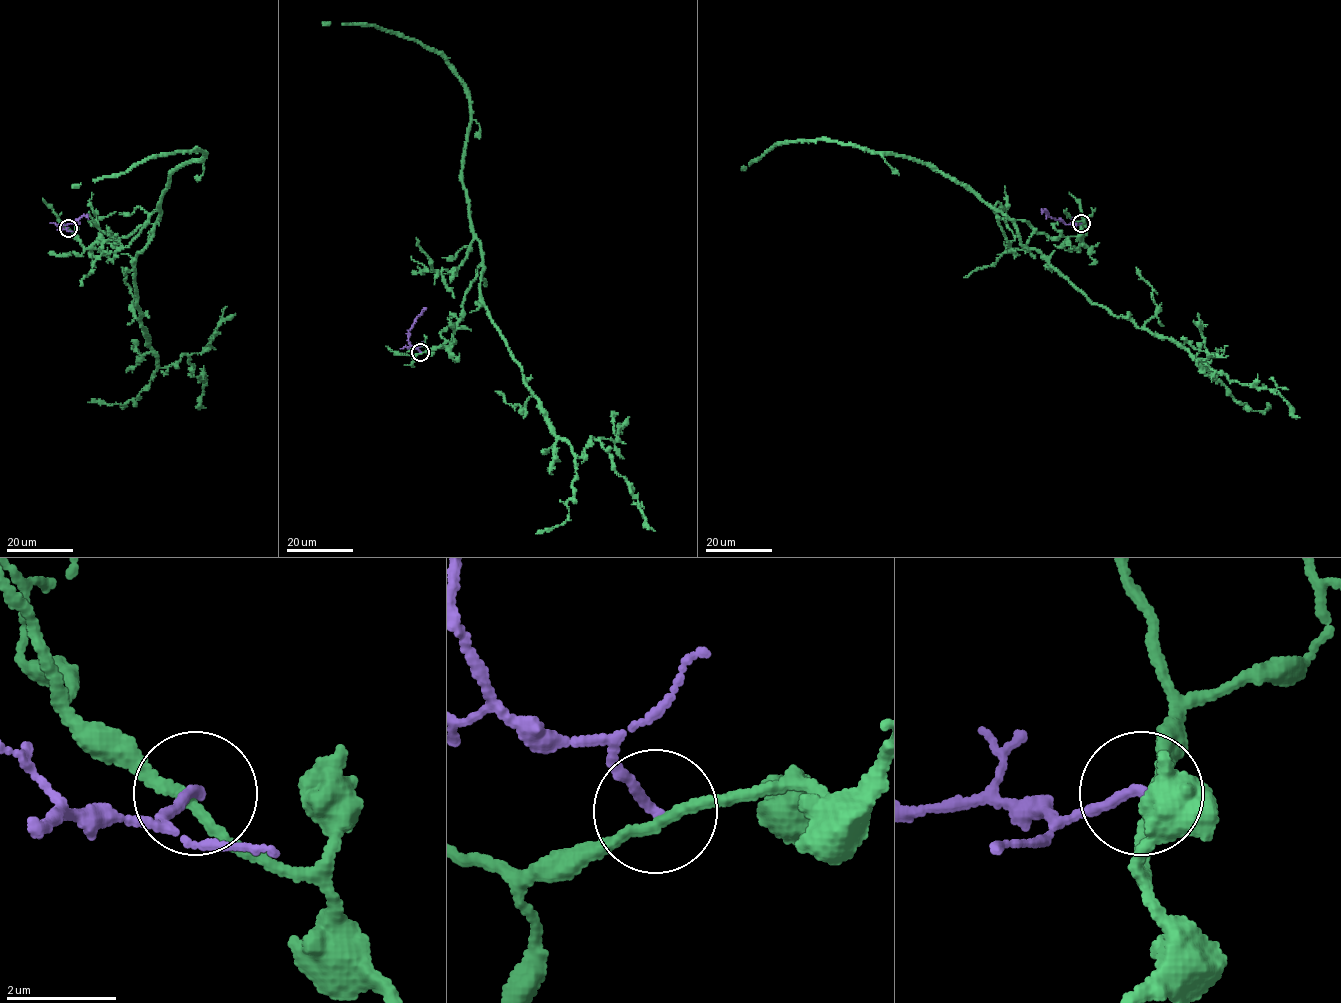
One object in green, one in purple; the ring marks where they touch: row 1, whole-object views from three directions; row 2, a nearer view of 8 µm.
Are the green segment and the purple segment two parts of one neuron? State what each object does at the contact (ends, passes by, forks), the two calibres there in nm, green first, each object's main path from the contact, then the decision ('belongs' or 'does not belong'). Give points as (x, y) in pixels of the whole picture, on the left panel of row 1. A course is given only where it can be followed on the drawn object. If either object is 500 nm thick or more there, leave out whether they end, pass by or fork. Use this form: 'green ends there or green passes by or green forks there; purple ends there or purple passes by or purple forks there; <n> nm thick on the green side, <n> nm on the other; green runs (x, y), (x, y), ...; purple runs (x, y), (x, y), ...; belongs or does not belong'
green passes by; purple ends there; 190 nm thick on the green side, 180 nm on the other; green runs (68, 228), (88, 249), (154, 225), (133, 267), (140, 323), (159, 367), (188, 355), (205, 408); purple runs (68, 228), (58, 229), (83, 215), (88, 218); does not belong

